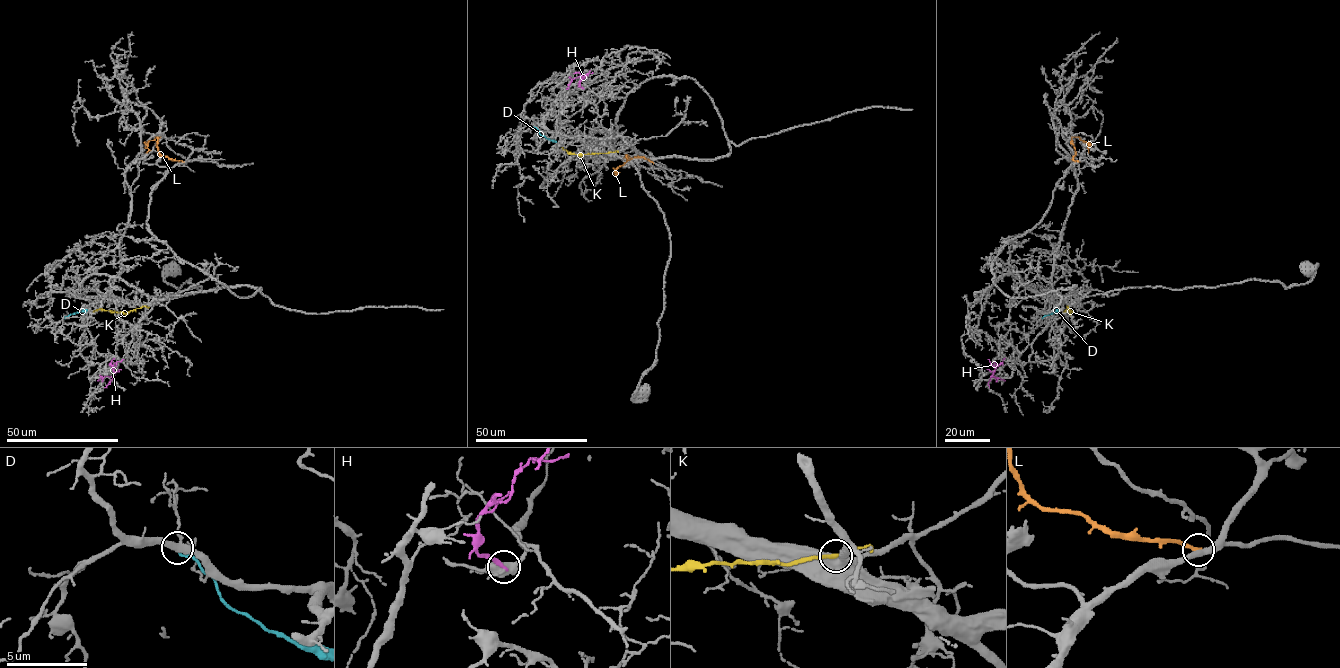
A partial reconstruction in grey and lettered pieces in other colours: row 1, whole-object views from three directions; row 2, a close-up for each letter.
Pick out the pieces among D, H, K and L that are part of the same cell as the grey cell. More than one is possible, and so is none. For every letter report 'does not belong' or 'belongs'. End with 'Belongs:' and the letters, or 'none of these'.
D: does not belong
H: does not belong
K: does not belong
L: does not belong
Belongs: none of these

